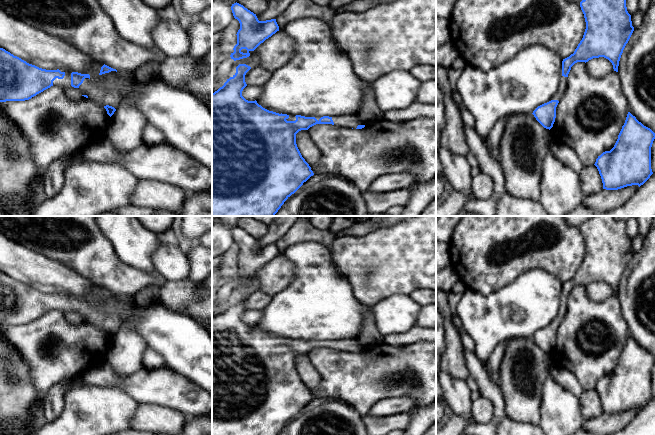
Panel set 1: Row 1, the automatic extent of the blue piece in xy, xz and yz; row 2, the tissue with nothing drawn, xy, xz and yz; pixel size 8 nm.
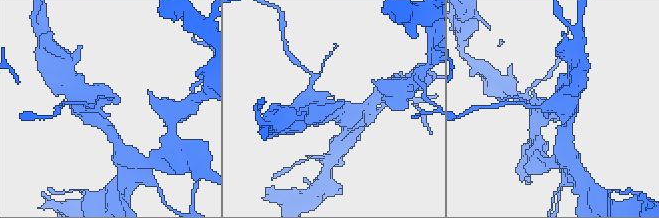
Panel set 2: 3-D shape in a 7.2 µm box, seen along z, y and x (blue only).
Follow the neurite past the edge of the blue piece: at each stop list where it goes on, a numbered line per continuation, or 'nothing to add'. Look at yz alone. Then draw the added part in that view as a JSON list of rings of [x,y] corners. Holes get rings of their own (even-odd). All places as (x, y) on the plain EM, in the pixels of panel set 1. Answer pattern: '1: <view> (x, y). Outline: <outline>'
1: yz (558, 319). Outline: [[[561,298],[561,304],[559,306],[559,312],[557,314],[557,316],[554,318],[554,320],[550,323],[551,324],[558,324],[560,325],[565,314],[567,312],[567,301],[564,301],[562,298]]]

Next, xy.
1: xy (65, 307). Outline: [[[60,294],[61,296],[65,297],[65,300],[63,303],[58,303],[56,302],[53,305],[53,310],[58,310],[61,311],[62,313],[66,314],[71,310],[71,297],[73,296],[72,294]]]
2: xy (95, 315). Outline: [[[85,302],[78,313],[82,319],[87,319],[89,323],[94,324],[98,328],[102,330],[109,329],[115,333],[118,332],[124,322],[123,315],[120,312],[108,314],[89,302]]]

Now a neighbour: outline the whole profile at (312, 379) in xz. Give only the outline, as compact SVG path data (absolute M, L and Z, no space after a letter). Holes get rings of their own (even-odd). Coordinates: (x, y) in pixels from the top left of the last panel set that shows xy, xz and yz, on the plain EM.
M301 354L296 358L297 371L308 388L318 389L321 384L321 376L312 366L308 354Z

